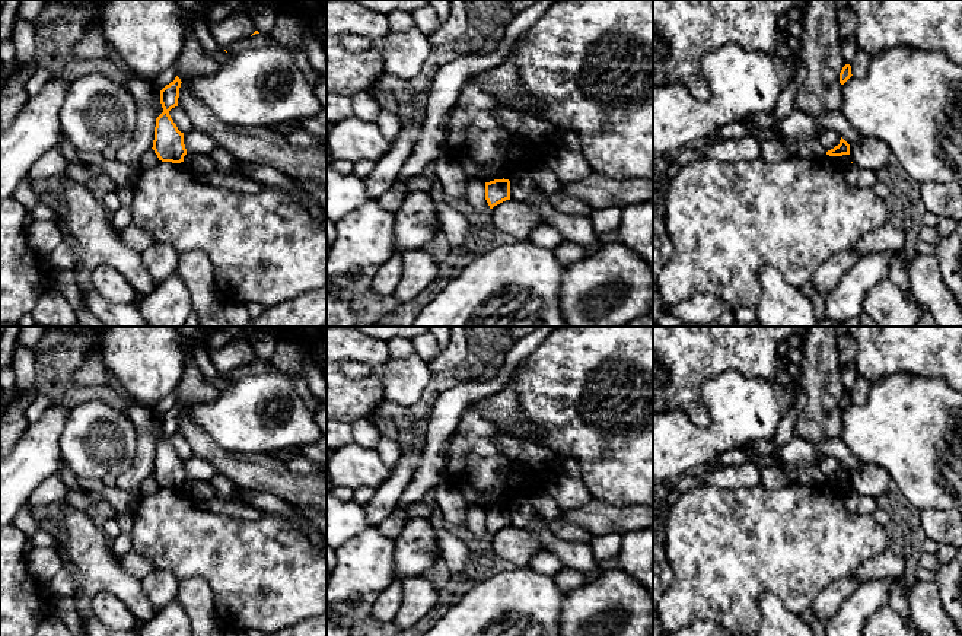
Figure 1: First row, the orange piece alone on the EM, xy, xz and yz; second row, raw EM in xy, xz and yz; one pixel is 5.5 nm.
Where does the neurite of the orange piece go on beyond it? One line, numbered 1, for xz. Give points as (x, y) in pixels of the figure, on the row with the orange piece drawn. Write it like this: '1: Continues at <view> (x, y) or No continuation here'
1: No continuation here

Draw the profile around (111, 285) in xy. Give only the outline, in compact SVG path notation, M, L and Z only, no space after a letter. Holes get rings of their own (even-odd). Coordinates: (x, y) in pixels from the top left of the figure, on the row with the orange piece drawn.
M98 265L92 273L92 283L103 299L124 306L133 305L136 290L127 279L111 265Z

